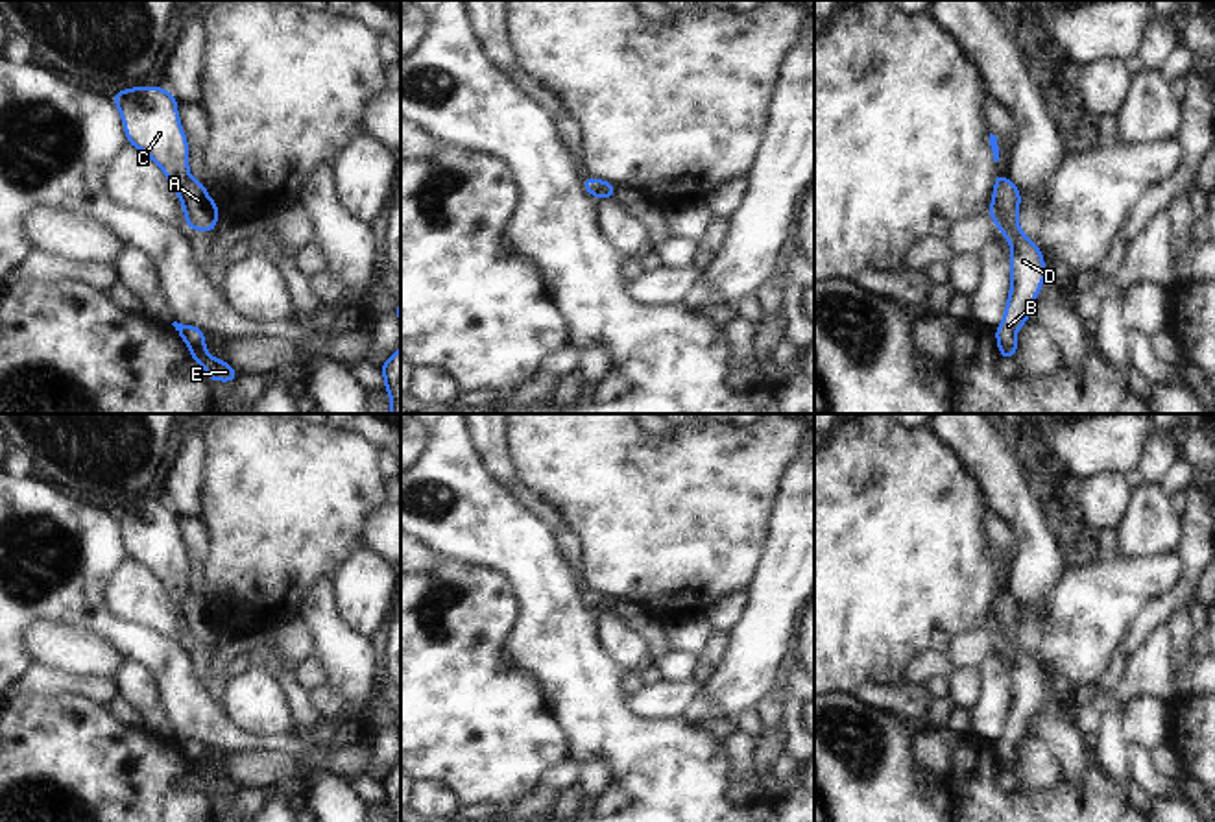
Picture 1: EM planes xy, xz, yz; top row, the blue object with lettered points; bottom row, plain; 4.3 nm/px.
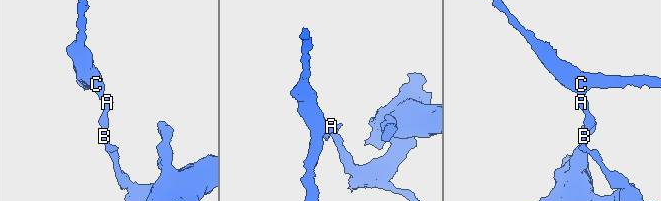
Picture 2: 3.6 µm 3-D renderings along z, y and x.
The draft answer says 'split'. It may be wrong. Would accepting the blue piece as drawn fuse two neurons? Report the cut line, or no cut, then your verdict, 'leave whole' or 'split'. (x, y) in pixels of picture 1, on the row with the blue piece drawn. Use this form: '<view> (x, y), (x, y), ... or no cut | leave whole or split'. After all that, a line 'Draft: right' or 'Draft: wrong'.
xy (189, 178), (178, 194) | split
Draft: right

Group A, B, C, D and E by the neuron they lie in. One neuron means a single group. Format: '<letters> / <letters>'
A B D E / C

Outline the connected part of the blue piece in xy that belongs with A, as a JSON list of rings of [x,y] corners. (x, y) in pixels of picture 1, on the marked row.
[[[188,179],[179,190],[179,199],[185,209],[185,218],[188,222],[186,229],[199,229],[211,233],[218,224],[218,205],[205,192],[199,179]]]

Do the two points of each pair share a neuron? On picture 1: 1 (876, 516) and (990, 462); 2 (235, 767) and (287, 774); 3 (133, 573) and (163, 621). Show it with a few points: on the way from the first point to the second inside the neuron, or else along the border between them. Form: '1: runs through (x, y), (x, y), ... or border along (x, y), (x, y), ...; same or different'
1: border along (940, 438), (974, 477), (990, 507); different
2: runs through (248, 769), (274, 771); same
3: runs through (133, 584), (133, 590), (154, 610); same

